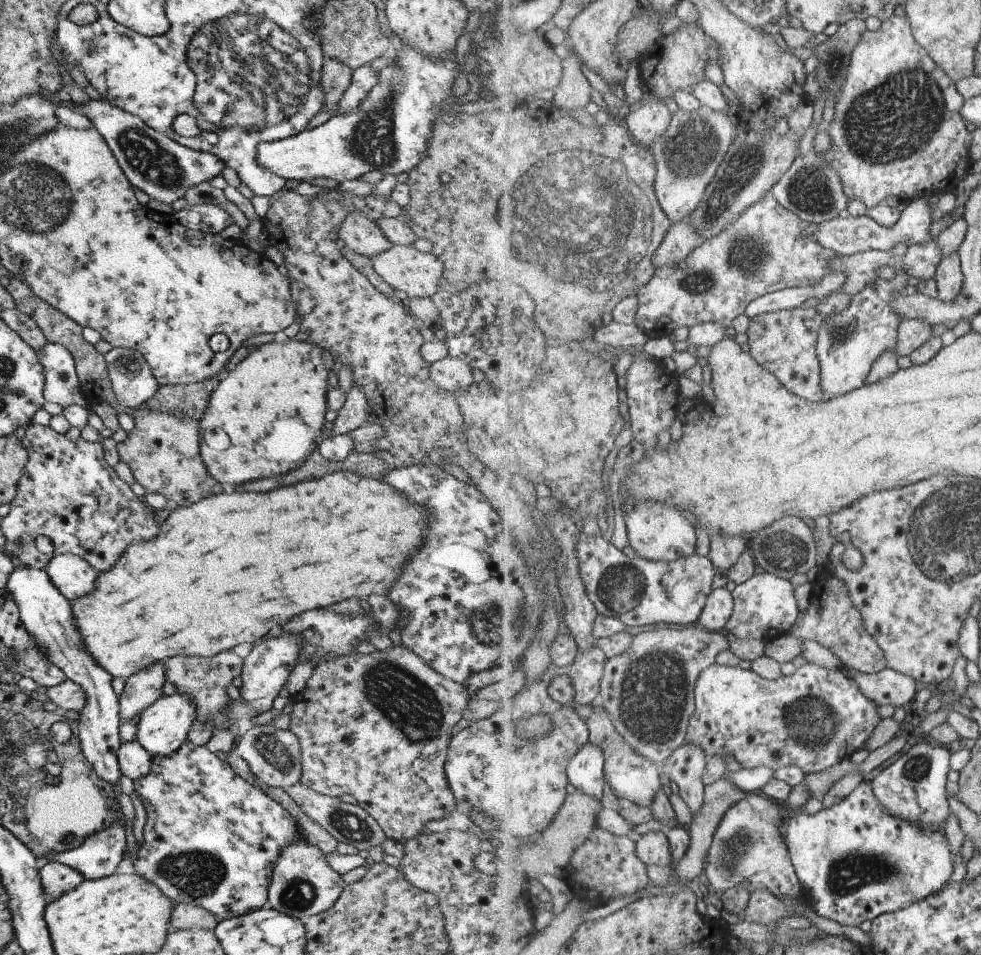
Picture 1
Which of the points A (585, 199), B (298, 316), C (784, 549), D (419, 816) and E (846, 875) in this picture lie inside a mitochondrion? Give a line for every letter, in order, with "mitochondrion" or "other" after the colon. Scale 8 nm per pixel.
A: mitochondrion
B: other
C: mitochondrion
D: other
E: mitochondrion

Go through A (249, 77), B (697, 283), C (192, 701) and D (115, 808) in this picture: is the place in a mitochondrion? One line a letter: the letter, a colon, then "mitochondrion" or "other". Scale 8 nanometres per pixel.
A: mitochondrion
B: mitochondrion
C: other
D: other

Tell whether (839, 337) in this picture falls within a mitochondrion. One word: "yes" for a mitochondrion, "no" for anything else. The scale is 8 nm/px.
yes

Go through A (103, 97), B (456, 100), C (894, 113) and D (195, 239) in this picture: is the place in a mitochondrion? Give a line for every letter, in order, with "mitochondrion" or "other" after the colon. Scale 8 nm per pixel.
A: other
B: other
C: mitochondrion
D: other

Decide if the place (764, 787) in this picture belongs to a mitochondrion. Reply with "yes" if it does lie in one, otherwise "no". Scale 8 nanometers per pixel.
no

